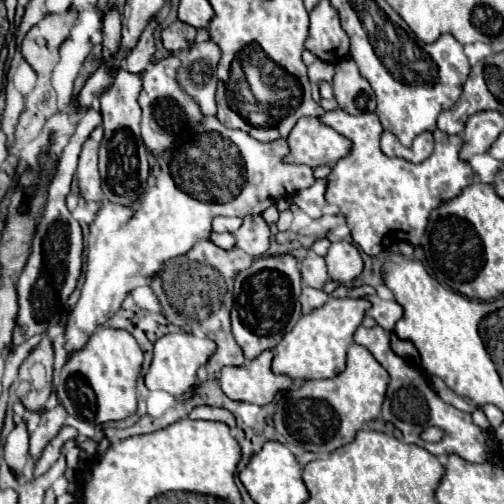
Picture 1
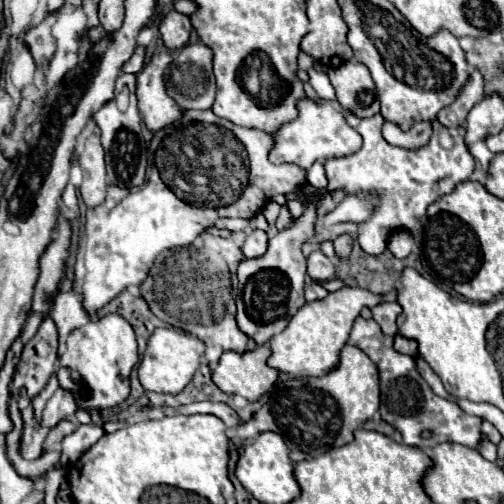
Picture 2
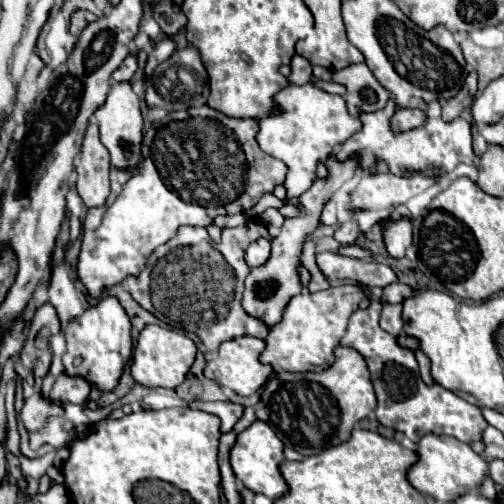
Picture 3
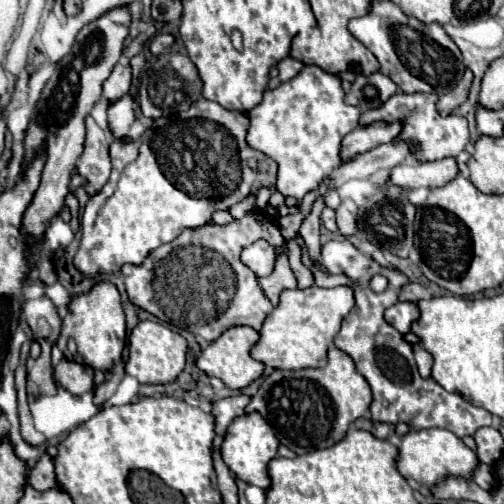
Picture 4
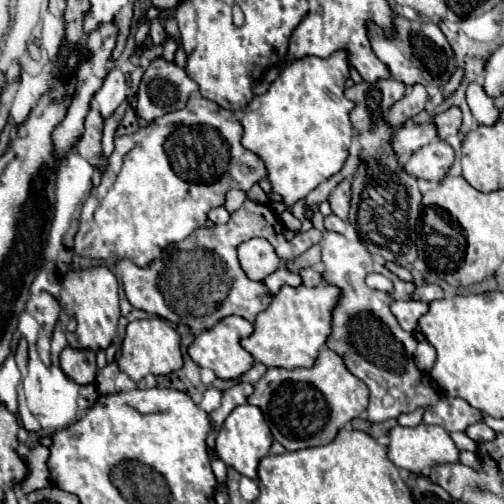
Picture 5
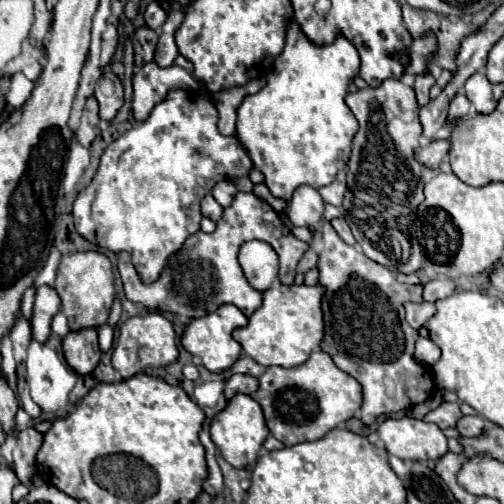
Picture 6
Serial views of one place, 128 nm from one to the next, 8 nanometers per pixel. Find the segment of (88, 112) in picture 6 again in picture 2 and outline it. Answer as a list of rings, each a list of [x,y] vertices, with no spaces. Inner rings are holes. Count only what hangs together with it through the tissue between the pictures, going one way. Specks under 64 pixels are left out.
[[[90,130],[88,138],[84,140],[82,152],[78,154],[78,162],[84,174],[80,184],[82,200],[88,208],[94,208],[104,202],[106,198],[106,168],[104,168],[104,150],[100,148],[100,134],[98,130]]]

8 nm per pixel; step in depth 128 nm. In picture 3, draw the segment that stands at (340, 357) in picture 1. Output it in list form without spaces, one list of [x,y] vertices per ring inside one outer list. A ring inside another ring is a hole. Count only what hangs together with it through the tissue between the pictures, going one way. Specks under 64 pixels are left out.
[[[344,284],[338,288],[328,288],[324,292],[302,292],[300,296],[294,296],[284,312],[284,318],[276,328],[268,332],[266,338],[266,350],[260,356],[262,364],[278,366],[288,372],[320,372],[326,370],[334,362],[334,348],[340,344],[340,338],[346,332],[348,318],[354,310],[358,310],[358,304],[368,298],[372,302],[390,302],[398,304],[404,298],[412,296],[414,290],[406,284],[390,284],[386,288],[362,288],[358,284]]]

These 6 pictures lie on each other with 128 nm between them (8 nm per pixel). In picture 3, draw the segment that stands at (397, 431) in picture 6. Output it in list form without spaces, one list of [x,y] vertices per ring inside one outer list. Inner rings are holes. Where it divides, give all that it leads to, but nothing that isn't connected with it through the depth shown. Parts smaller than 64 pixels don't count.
[[[428,434],[418,442],[418,462],[408,472],[408,480],[418,492],[444,502],[454,502],[468,492],[480,494],[480,486],[486,476],[490,476],[488,462],[480,454],[456,438],[436,434]]]

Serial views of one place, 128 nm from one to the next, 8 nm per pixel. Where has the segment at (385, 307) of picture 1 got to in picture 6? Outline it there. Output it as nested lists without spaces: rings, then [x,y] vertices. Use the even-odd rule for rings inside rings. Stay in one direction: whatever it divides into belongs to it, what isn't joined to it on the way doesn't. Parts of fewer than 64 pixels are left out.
[[[406,302],[404,310],[406,310],[406,322],[414,330],[420,330],[436,314],[436,306],[432,302],[418,302],[418,304]]]

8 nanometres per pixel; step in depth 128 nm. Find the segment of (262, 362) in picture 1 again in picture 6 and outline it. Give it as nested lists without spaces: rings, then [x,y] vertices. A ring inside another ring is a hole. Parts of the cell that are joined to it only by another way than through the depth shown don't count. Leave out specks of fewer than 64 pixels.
[[[224,304],[220,306],[216,312],[204,316],[204,318],[196,318],[192,320],[188,326],[186,326],[186,332],[182,336],[182,346],[192,354],[192,356],[198,356],[202,358],[202,364],[218,374],[218,372],[224,372],[224,370],[230,370],[232,364],[240,358],[242,354],[242,346],[232,338],[232,332],[236,328],[242,328],[248,324],[248,318],[232,304]]]

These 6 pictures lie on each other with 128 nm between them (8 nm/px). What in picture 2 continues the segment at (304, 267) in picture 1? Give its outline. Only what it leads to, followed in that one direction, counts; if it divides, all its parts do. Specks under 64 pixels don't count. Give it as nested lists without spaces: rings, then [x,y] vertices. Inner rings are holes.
[[[320,250],[312,252],[308,256],[308,276],[314,282],[324,282],[324,280],[334,278],[334,264],[332,264],[332,260],[326,258]]]

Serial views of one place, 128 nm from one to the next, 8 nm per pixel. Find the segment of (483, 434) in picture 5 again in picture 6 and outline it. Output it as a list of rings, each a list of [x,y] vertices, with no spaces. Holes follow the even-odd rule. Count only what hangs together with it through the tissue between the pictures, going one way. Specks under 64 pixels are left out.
[[[464,416],[458,420],[458,432],[466,438],[472,438],[472,436],[482,436],[484,432],[484,420],[480,416]]]

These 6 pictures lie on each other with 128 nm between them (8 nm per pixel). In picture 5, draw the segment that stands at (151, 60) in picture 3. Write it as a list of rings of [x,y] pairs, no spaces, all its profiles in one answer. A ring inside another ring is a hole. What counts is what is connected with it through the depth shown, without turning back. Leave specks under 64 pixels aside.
[[[152,20],[152,30],[150,30],[150,38],[152,42],[158,46],[158,44],[164,44],[166,42],[166,32],[164,32],[164,26],[160,24],[160,20]]]

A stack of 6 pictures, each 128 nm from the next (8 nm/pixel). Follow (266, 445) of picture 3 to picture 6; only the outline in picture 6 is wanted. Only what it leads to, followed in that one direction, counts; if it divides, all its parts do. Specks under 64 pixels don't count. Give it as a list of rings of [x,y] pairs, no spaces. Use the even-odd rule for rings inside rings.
[[[234,396],[228,406],[212,420],[210,426],[212,442],[220,450],[226,462],[230,462],[234,468],[248,468],[250,464],[256,462],[258,452],[268,438],[268,426],[264,422],[264,414],[258,402],[254,402],[250,396]]]

